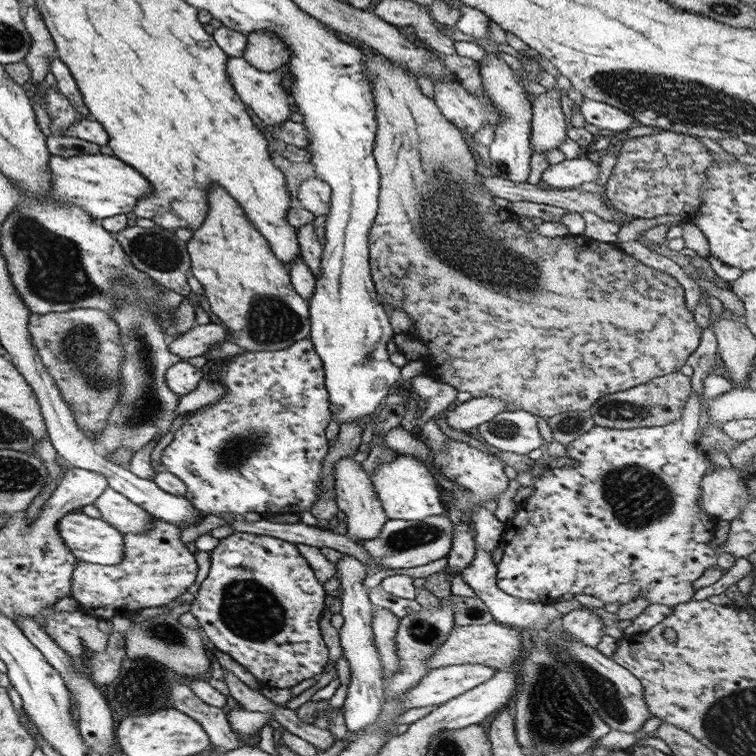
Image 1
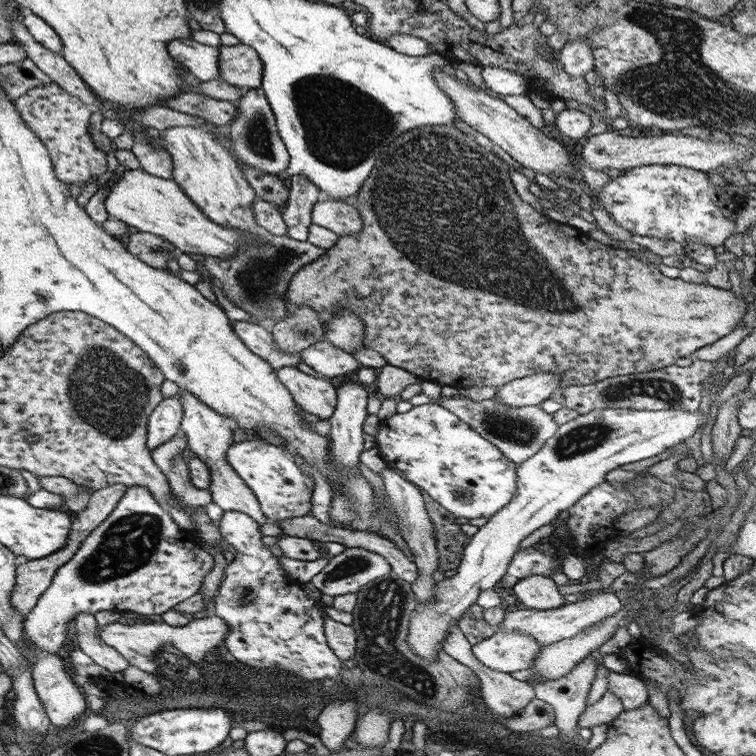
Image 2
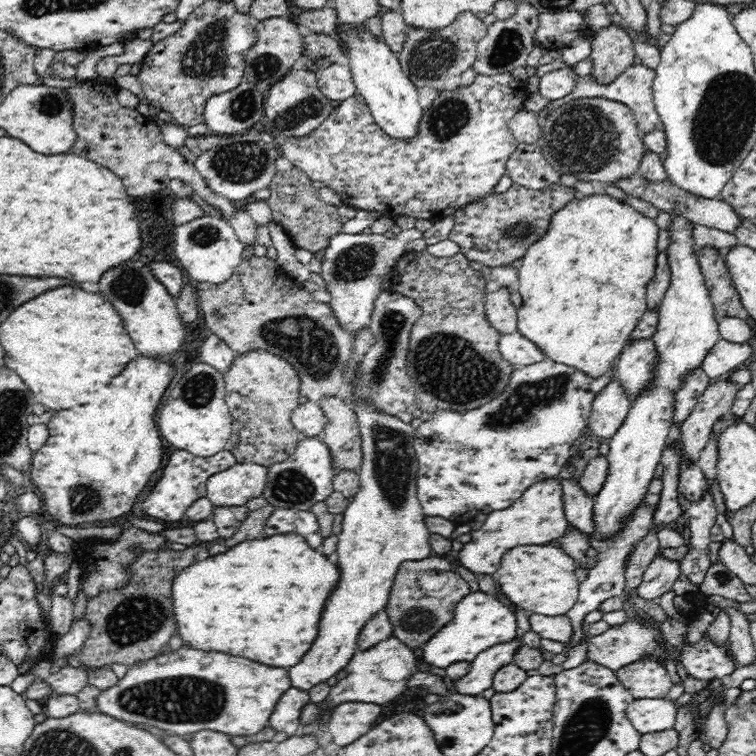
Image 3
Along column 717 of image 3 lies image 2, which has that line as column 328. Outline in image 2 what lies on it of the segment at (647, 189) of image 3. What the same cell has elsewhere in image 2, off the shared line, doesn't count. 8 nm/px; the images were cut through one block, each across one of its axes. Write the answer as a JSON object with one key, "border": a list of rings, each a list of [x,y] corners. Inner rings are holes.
{"border":[[[320,197],[311,209],[310,224],[331,229],[337,236],[349,235],[361,229],[361,218],[352,202]]]}

